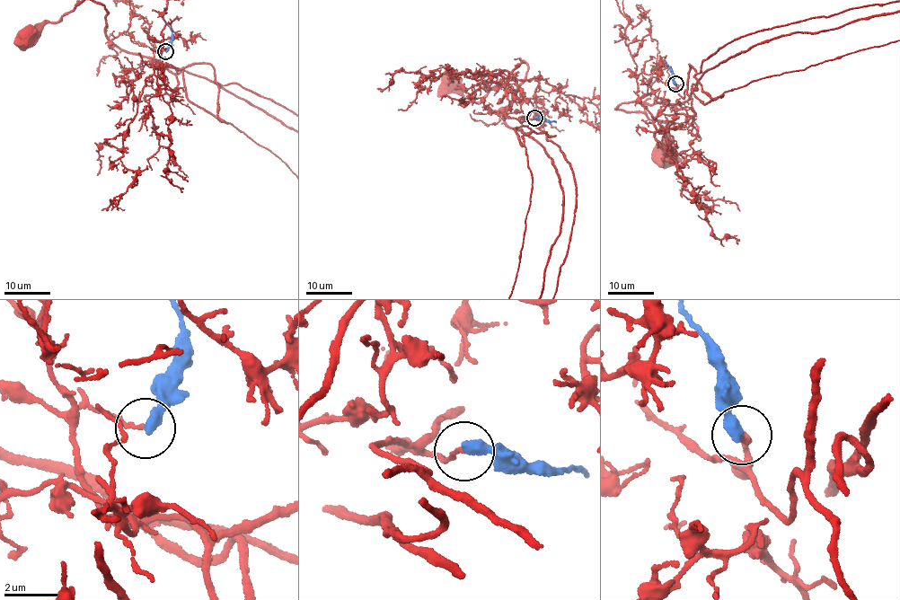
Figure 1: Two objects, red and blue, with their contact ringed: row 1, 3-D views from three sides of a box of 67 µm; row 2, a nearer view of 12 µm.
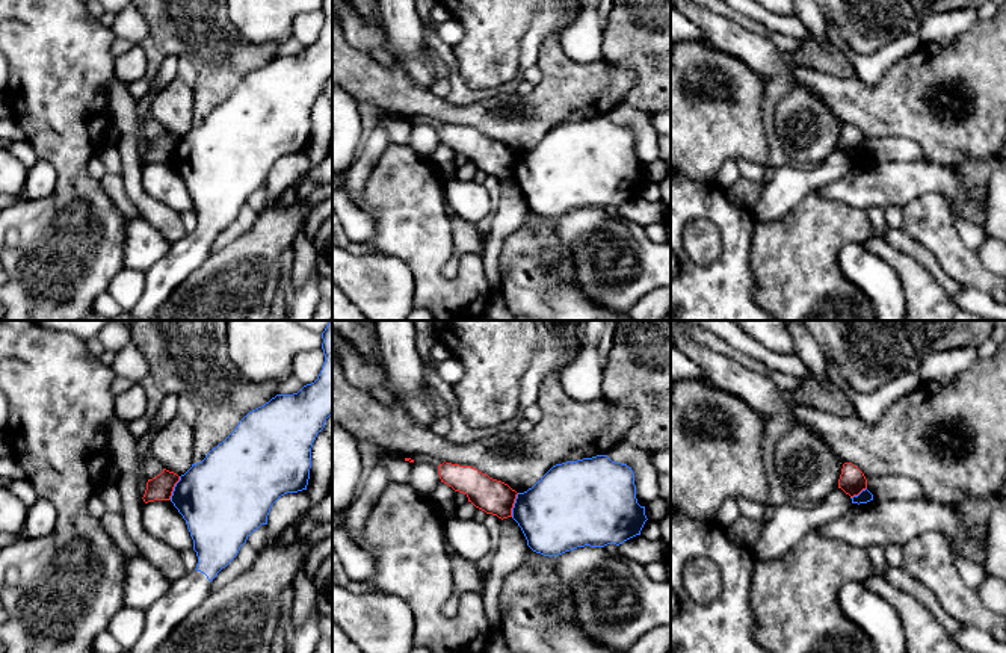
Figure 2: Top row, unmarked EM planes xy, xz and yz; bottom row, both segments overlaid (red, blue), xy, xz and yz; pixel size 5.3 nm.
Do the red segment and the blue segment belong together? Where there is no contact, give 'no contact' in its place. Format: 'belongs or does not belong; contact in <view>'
does not belong; contact in xy

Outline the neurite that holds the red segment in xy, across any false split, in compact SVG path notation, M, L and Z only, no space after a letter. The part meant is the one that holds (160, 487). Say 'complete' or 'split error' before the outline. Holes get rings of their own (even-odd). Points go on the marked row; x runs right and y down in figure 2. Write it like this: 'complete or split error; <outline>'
complete; M163 469L160 475L153 479L148 479L147 490L143 494L143 502L154 500L171 500L175 484L180 481L180 476L174 472Z

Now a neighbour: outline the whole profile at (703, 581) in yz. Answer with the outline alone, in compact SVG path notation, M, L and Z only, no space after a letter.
M692 558L683 570L686 593L698 603L708 605L721 594L721 570L707 558Z

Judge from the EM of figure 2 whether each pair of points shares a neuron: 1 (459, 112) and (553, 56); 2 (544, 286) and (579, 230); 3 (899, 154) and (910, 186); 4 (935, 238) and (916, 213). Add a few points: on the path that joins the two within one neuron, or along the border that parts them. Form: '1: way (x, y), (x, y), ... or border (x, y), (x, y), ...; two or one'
1: way (493, 117), (532, 120), (553, 89); one
2: border (540, 227), (558, 233), (577, 284); two
3: border (928, 159), (873, 162); two
4: way (929, 232), (917, 219); one

